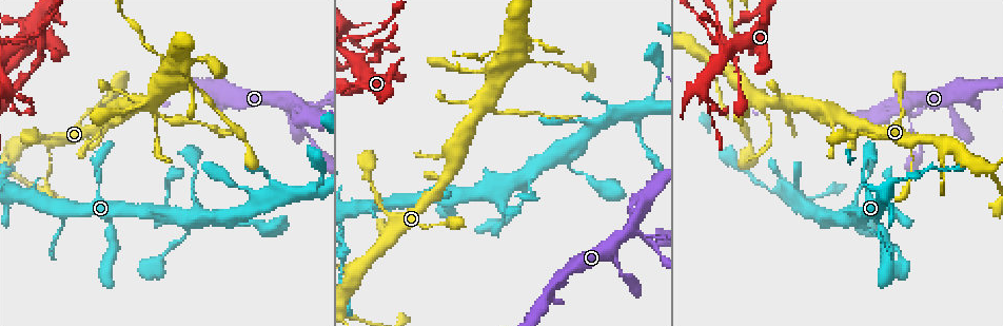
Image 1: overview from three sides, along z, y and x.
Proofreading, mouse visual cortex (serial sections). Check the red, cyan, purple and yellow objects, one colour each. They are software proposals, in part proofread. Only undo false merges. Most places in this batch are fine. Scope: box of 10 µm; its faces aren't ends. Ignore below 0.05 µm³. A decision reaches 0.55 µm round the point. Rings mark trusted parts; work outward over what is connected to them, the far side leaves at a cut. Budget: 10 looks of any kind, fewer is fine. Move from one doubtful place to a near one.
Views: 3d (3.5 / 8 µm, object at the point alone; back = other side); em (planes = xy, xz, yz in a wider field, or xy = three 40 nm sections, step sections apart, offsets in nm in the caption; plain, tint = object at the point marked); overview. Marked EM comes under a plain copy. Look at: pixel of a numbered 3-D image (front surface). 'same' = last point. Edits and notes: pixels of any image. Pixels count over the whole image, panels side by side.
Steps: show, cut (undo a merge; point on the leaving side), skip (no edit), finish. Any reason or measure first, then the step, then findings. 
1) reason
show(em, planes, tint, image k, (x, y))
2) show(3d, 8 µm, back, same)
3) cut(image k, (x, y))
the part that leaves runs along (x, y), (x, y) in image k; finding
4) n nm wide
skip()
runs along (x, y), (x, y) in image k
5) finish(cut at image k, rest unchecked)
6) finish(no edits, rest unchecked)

three arms meet
show(3d, 3.5 µm, image 1, (785, 103))

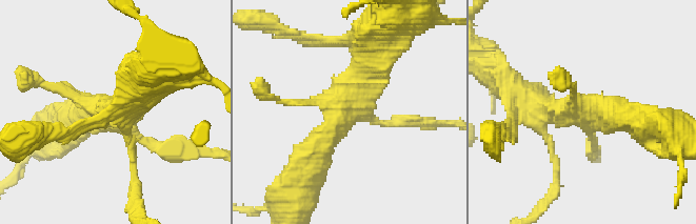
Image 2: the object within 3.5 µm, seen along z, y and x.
show(em, xy, step 1, tint, image 2, (342, 114))

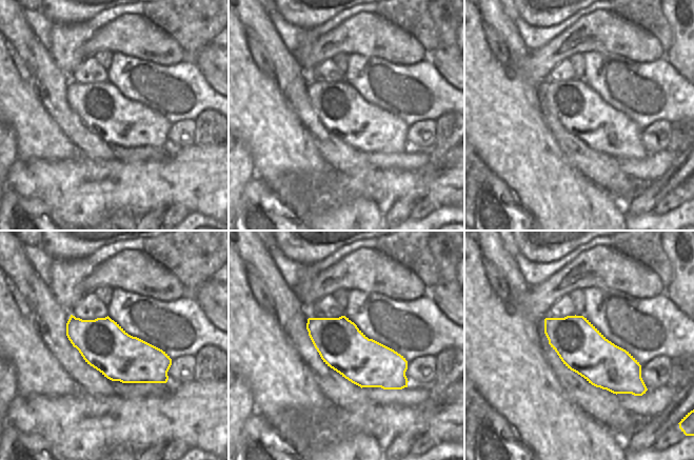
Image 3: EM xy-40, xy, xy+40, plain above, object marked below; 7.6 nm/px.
show(em, planes, tint, same)

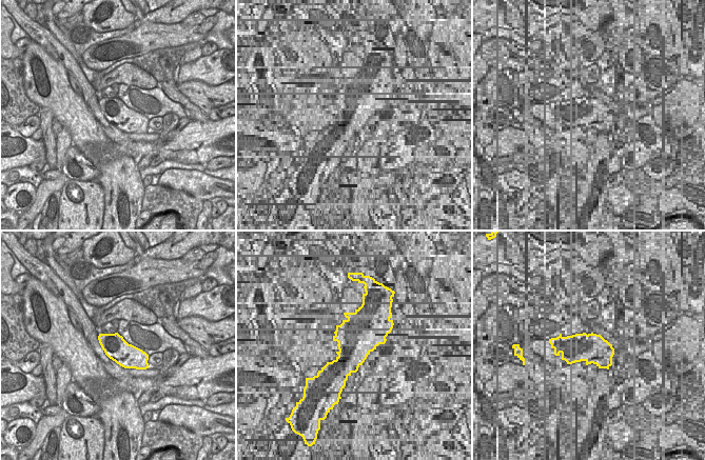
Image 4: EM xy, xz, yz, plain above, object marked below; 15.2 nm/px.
skip()
one cell here

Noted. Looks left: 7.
calibre changes
show(3d, 3.5 µm, back, image 1, (155, 52))

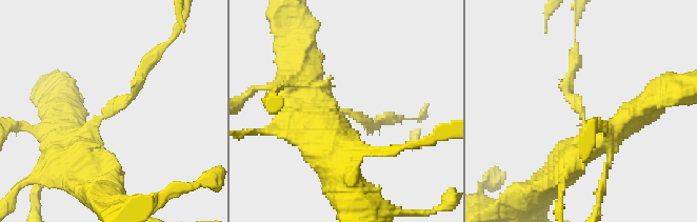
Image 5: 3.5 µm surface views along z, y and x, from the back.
show(em, xy, step 3, tint, image 5, (344, 108))

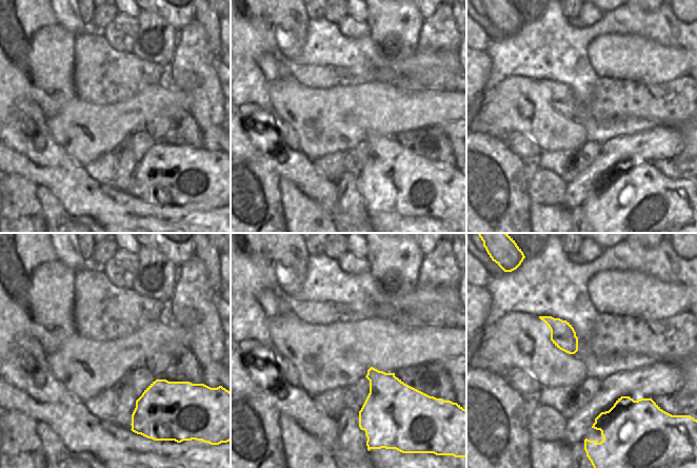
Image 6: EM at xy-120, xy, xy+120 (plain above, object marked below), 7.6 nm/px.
arms of 150, 450 nm
cut(image 5, (570, 96))
the part that leaves runs along (582, 114), (566, 91), (575, 42) in image 5; two cells meet here

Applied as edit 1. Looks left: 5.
show(overview)

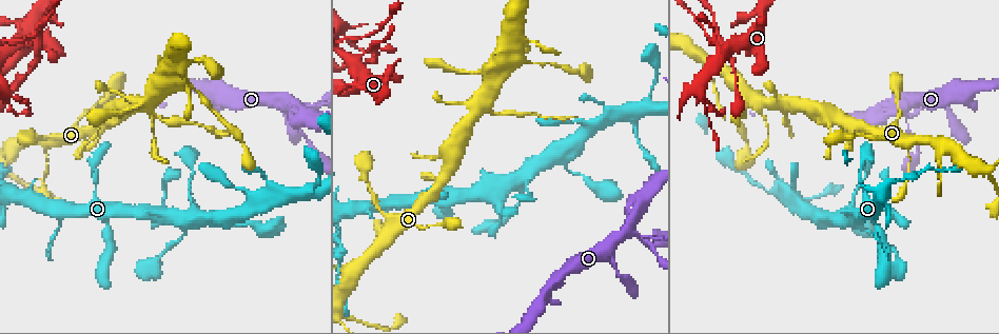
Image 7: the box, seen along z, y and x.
thin arm on a thick one
show(3d, 3.5 µm, image 7, (35, 44))

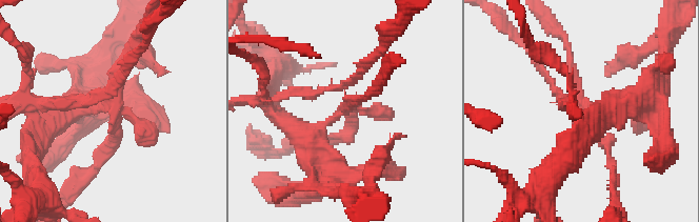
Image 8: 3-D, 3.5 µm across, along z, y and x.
need the tissue
show(em, xy, step 1, tint, image 8, (585, 104))

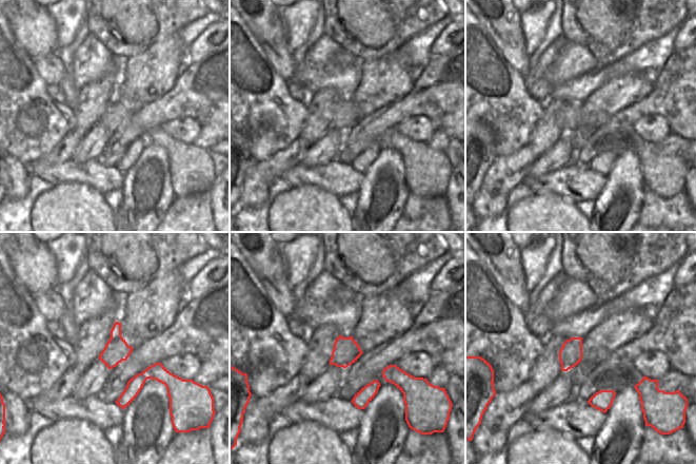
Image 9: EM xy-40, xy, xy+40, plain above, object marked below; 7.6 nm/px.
cut(image 8, (607, 149))
the part that leaves runs along (84, 105), (117, 112), (98, 163) in image 8; two cells meet here

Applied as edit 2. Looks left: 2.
finish(cut at image 5, cut at image 8, rest unchecked)

